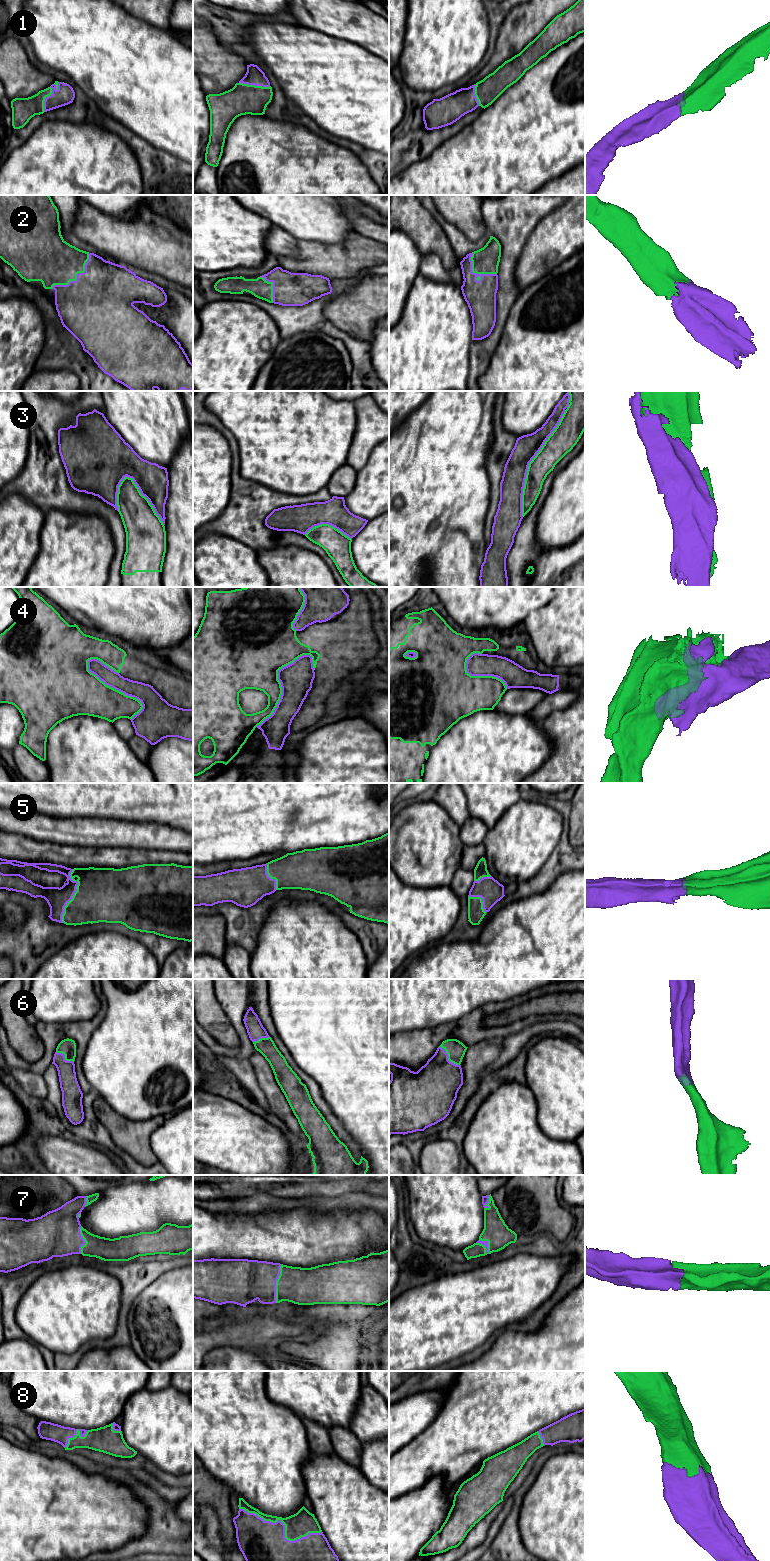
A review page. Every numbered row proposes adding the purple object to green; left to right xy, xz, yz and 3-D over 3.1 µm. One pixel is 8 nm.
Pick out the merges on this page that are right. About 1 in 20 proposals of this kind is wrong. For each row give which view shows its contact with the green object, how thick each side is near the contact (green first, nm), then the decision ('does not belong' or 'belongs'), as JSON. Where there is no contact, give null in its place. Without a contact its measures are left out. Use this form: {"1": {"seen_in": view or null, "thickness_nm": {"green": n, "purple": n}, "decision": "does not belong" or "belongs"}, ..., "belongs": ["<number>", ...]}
{"1": {"seen_in": "xz", "thickness_nm": {"green": 240, "purple": 140}, "decision": "belongs"}, "2": {"seen_in": "xy", "thickness_nm": {"green": 380, "purple": 480}, "decision": "belongs"}, "3": {"seen_in": "yz", "thickness_nm": {"green": 190, "purple": 190}, "decision": "does not belong"}, "4": {"seen_in": "xy", "thickness_nm": {"green": 320, "purple": 150}, "decision": "does not belong"}, "5": {"seen_in": "xy", "thickness_nm": {"green": 440, "purple": 170}, "decision": "belongs"}, "6": {"seen_in": "yz", "thickness_nm": {"green": 150, "purple": 380}, "decision": "belongs"}, "7": {"seen_in": "xz", "thickness_nm": {"green": 300, "purple": 340}, "decision": "belongs"}, "8": {"seen_in": "xz", "thickness_nm": {"green": 200, "purple": 340}, "decision": "belongs"}, "belongs": ["1", "2", "5", "6", "7", "8"]}

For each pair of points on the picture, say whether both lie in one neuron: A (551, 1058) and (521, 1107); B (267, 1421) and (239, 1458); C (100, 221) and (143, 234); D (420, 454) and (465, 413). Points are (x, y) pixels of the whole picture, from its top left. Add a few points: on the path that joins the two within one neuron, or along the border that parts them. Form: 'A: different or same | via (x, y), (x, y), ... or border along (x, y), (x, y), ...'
A: different | border along (526, 1084), (536, 1101), (537, 1114)
B: same | via (258, 1430), (251, 1437), (251, 1446), (248, 1449)
C: same | via (111, 232), (113, 234), (132, 234)
D: same | via (431, 444), (434, 444), (454, 424)

